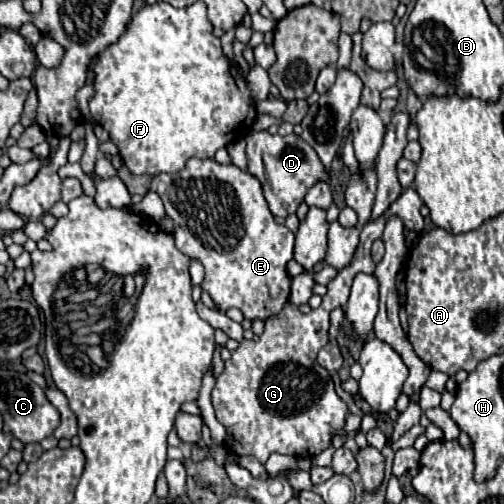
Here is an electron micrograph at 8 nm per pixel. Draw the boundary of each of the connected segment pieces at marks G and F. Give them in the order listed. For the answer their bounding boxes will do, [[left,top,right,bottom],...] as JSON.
[[211,188,423,462],[89,2,257,176]]

